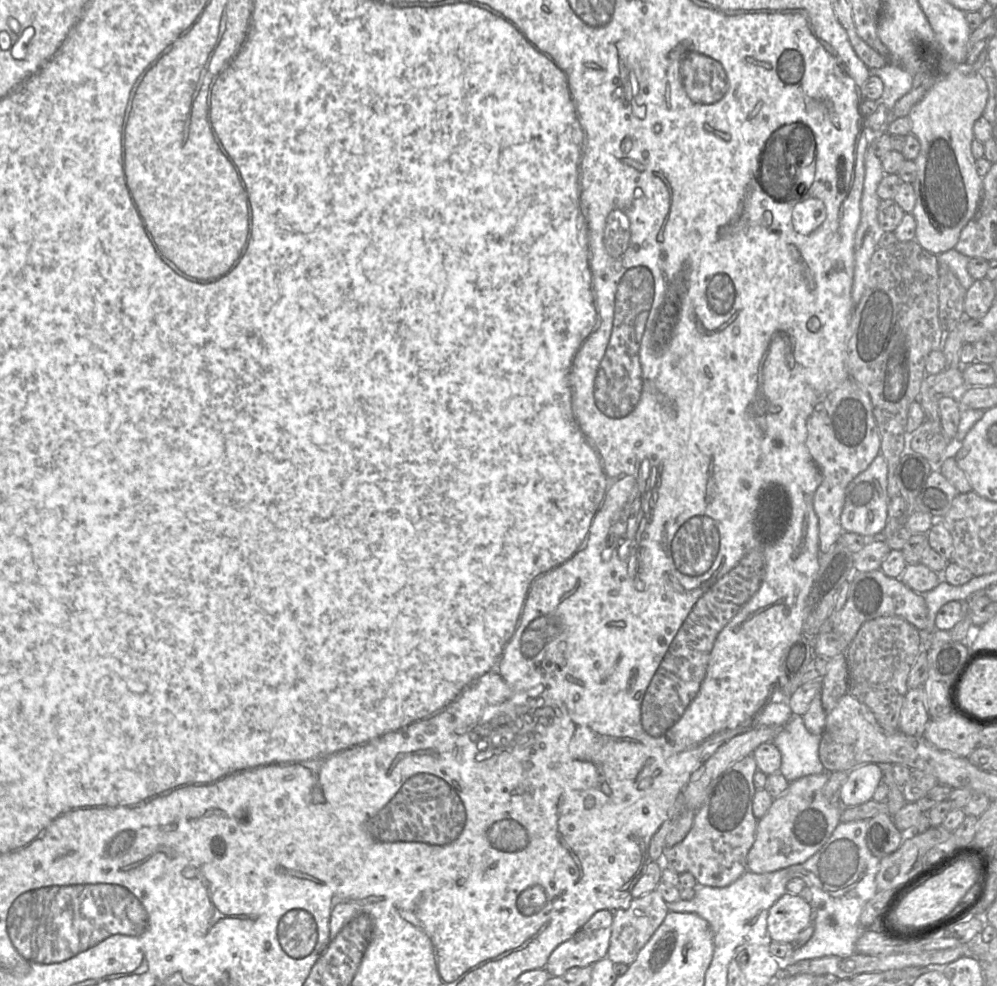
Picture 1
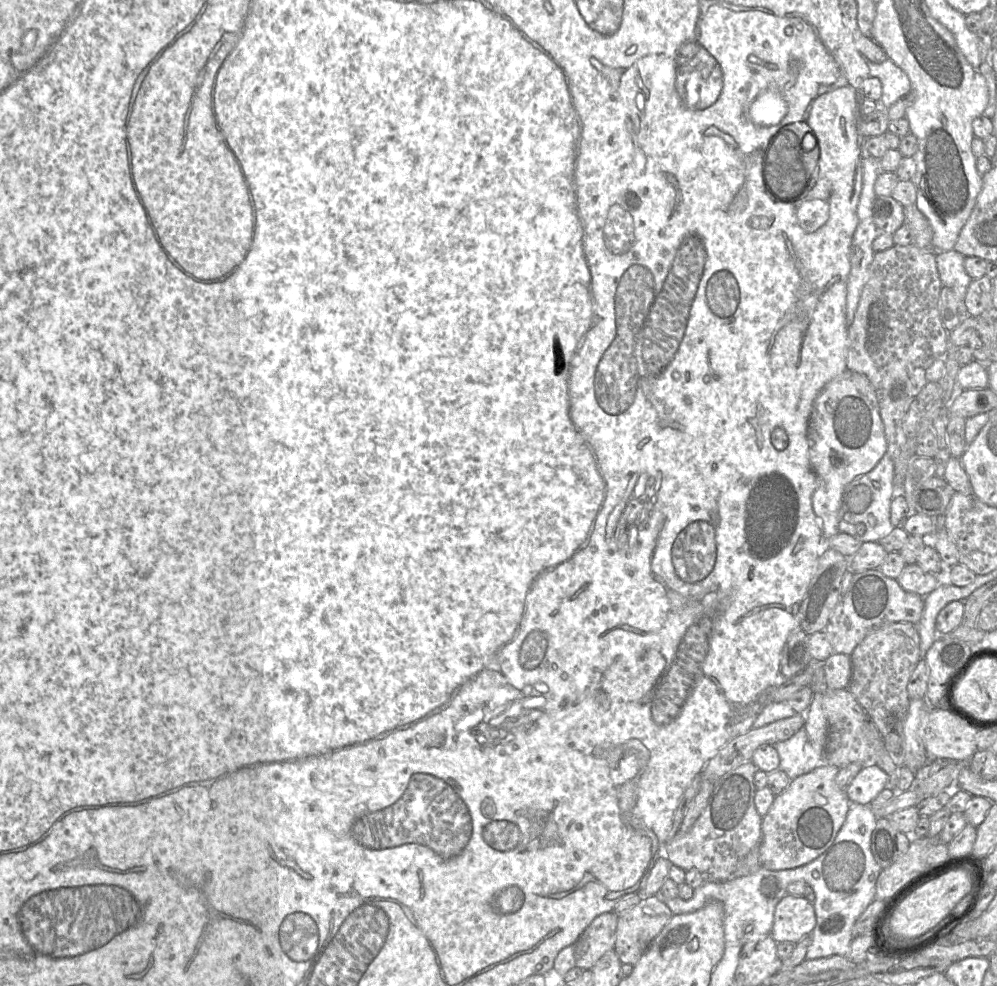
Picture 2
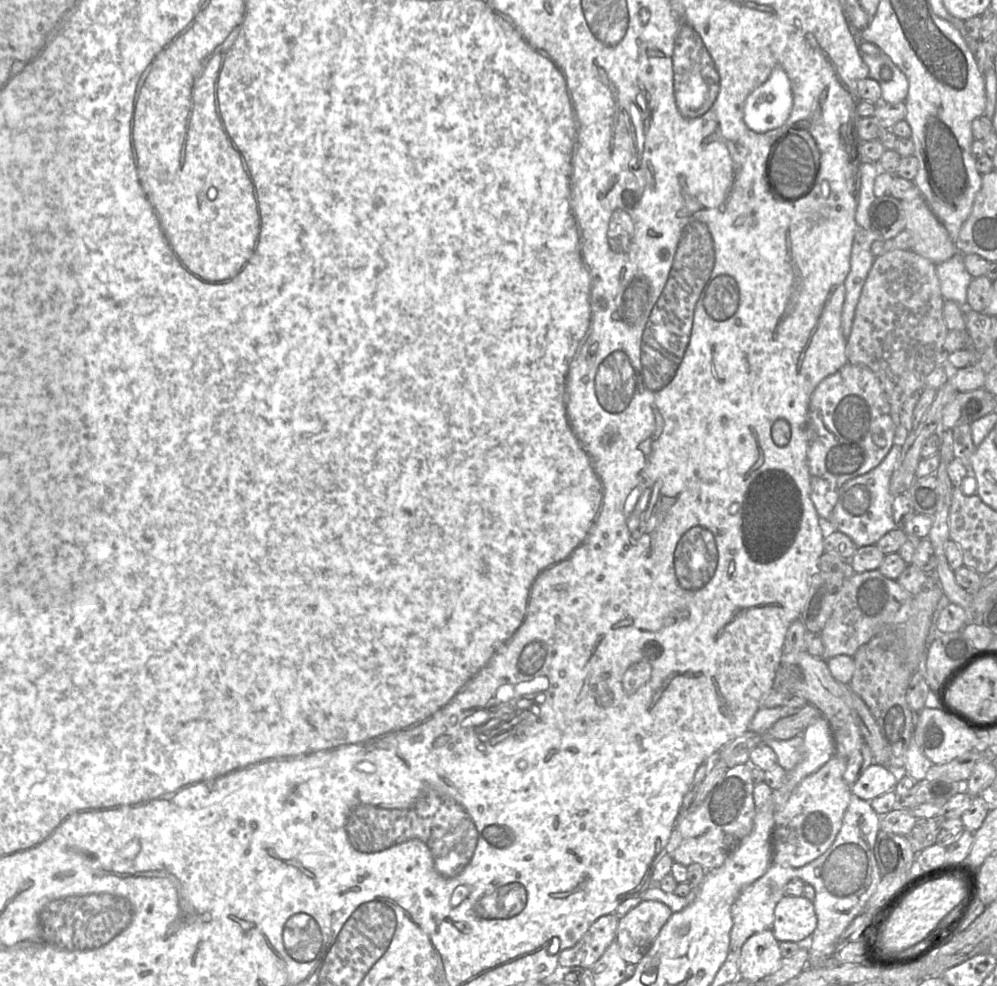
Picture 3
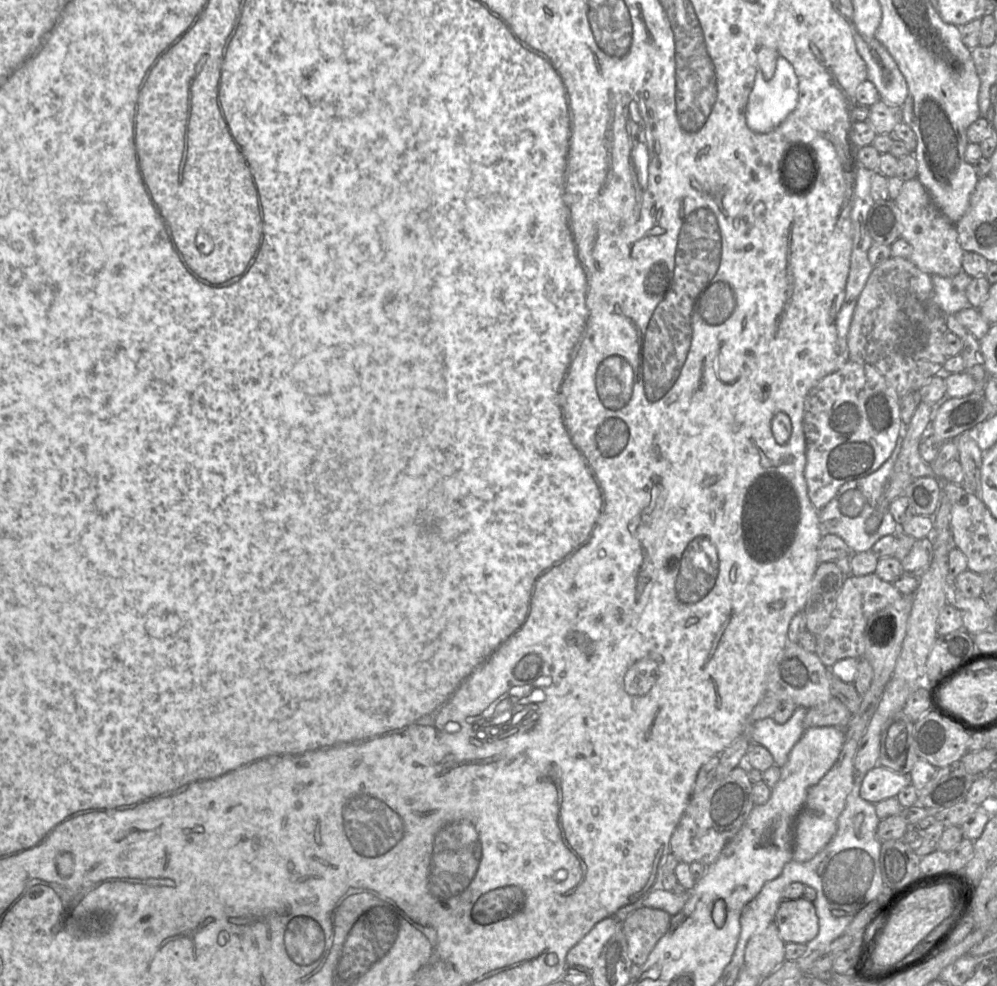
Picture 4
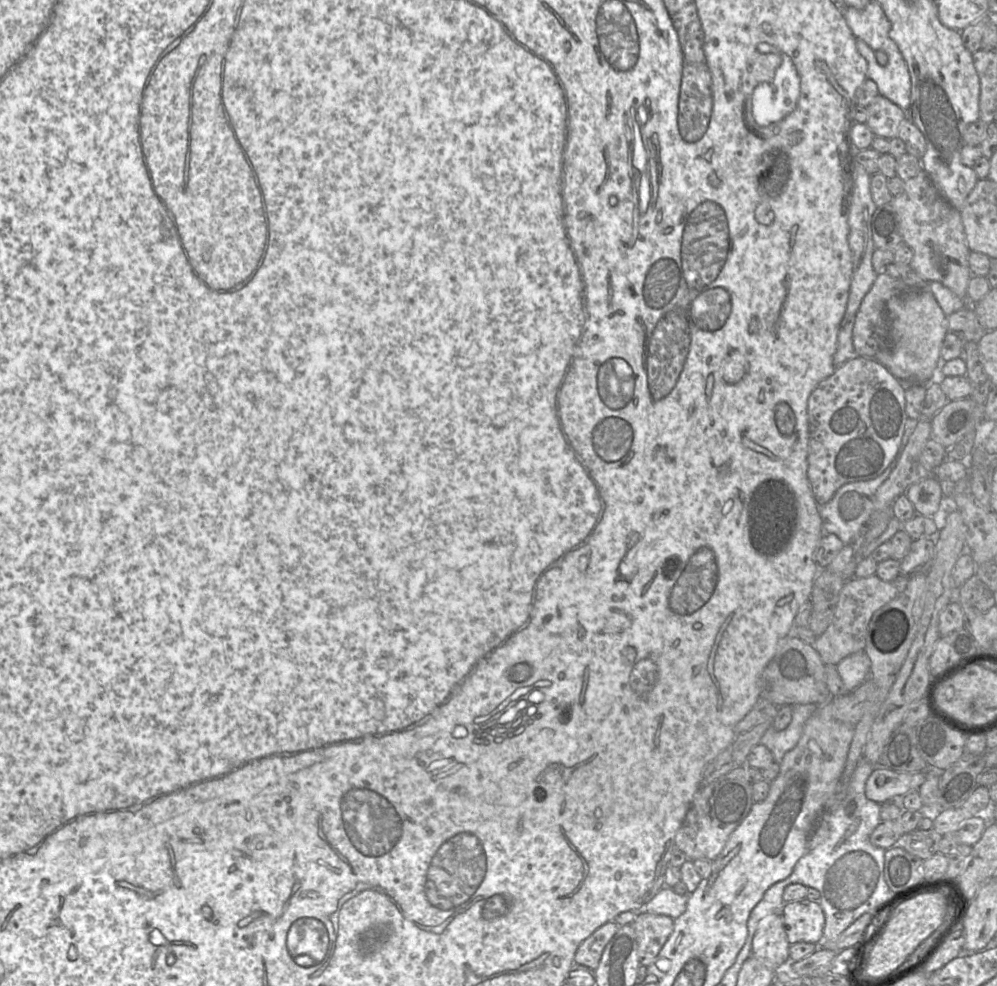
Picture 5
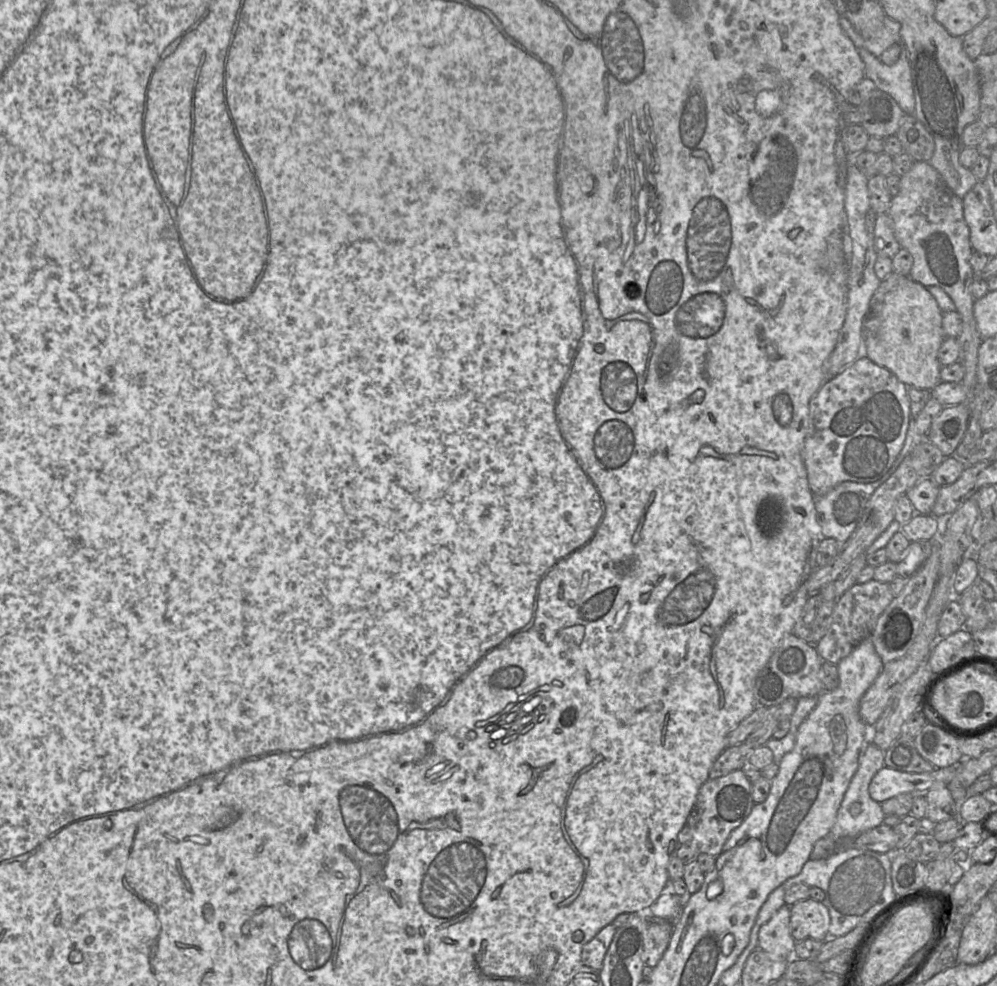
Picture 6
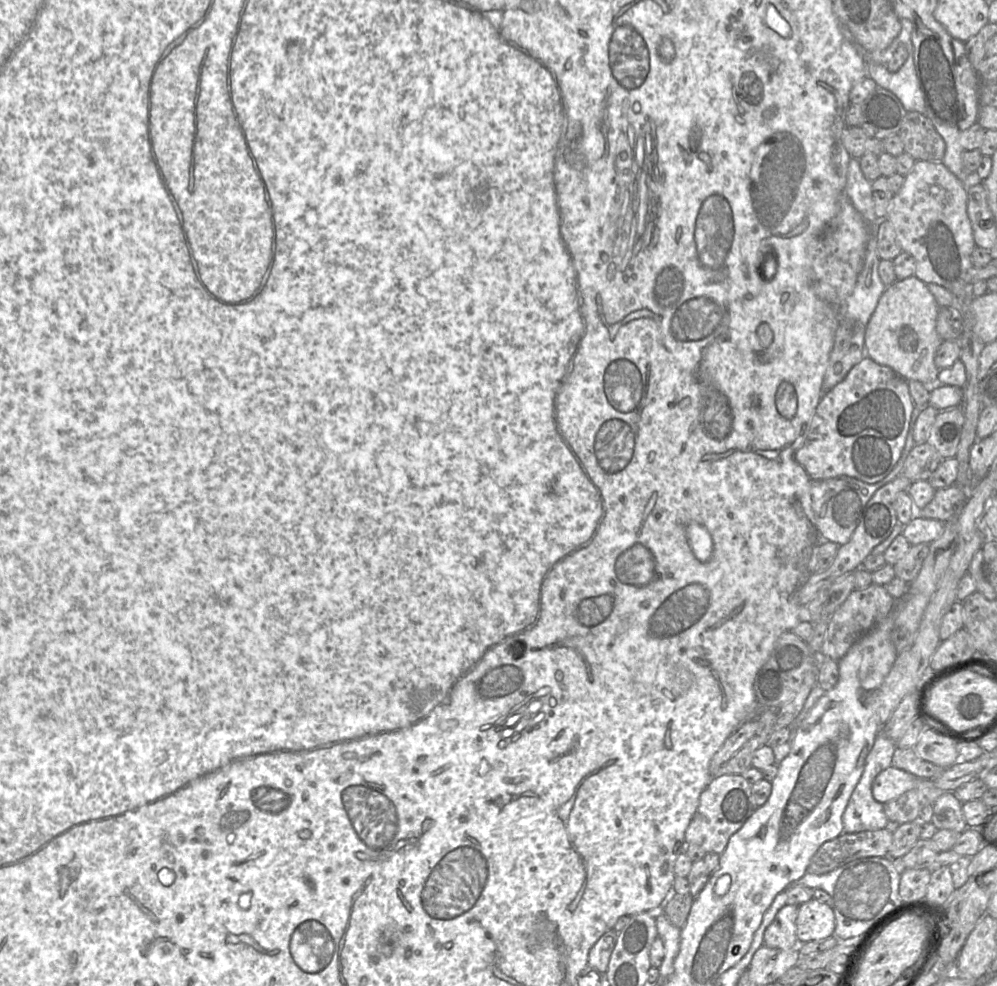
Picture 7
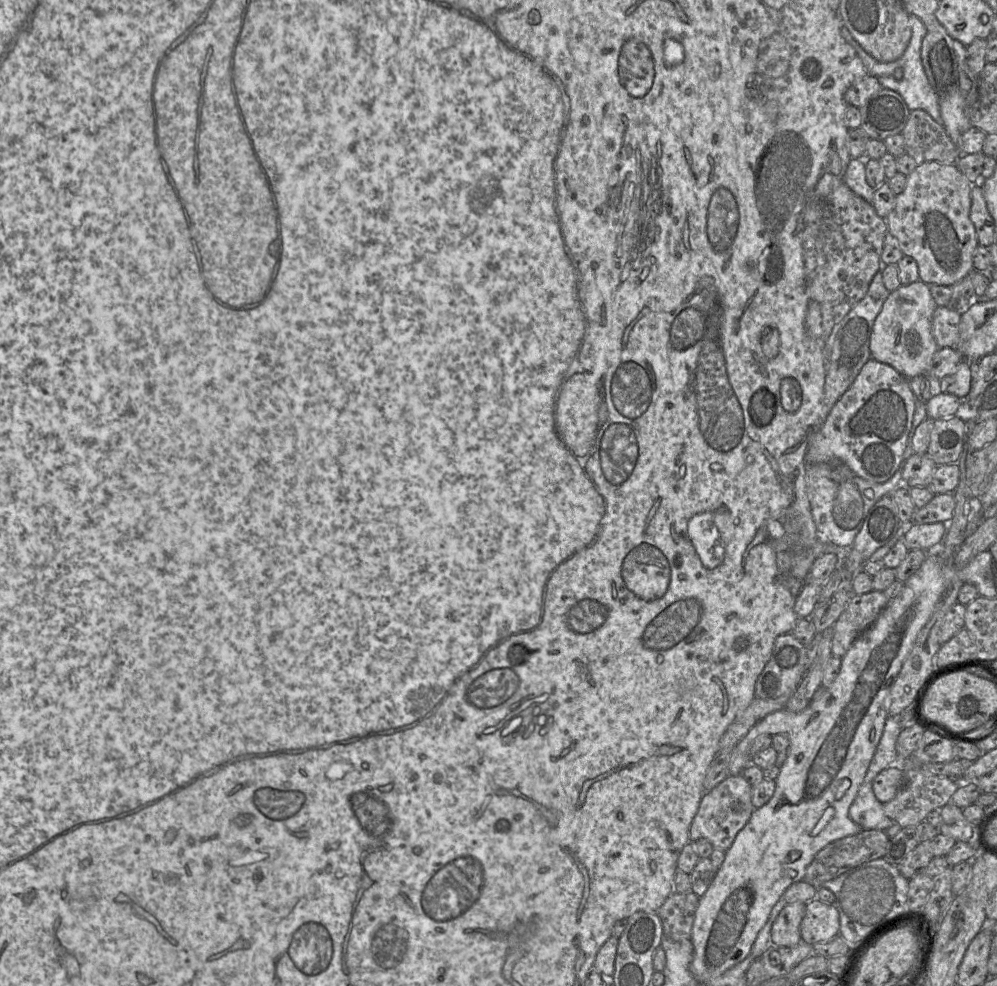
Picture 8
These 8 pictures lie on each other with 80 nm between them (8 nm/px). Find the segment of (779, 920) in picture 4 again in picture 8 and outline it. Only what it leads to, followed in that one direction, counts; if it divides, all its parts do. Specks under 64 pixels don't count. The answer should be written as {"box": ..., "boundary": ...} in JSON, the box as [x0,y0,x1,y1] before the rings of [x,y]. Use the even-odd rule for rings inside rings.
{"box":[800,898,840,945],"boundary":[[[815,898],[806,903],[800,924],[801,941],[814,945],[840,935],[840,917],[837,908]]]}

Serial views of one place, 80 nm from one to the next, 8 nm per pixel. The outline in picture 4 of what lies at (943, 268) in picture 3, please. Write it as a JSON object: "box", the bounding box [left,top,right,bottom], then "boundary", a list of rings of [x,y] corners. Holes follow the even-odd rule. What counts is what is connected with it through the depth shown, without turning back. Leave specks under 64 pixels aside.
{"box":[932,272,972,315],"boundary":[[[959,272],[954,277],[942,277],[932,275],[933,303],[939,306],[945,315],[954,315],[970,306],[966,289],[972,278],[965,273]]]}

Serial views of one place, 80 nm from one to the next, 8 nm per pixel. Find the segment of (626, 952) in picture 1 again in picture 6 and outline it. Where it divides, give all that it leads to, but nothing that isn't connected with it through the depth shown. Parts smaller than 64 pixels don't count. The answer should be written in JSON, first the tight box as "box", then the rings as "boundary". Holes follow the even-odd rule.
{"box":[642,920,673,968],"boundary":[[[649,920],[642,960],[647,967],[654,968],[663,957],[672,935],[673,921],[657,923]]]}

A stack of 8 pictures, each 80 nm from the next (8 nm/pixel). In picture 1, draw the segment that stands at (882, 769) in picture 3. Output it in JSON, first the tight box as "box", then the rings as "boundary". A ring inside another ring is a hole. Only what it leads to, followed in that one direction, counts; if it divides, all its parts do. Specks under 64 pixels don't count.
{"box":[840,763,883,806],"boundary":[[[868,763],[852,769],[840,790],[841,806],[858,806],[872,800],[882,780],[883,771],[879,764]]]}

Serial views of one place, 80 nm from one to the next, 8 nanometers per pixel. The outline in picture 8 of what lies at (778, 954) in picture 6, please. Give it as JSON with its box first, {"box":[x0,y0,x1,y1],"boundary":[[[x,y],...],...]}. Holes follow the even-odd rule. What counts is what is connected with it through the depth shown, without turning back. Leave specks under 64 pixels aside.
{"box":[770,902,805,947],"boundary":[[[804,902],[786,904],[772,925],[770,944],[794,947],[802,942],[800,924],[805,910]]]}

